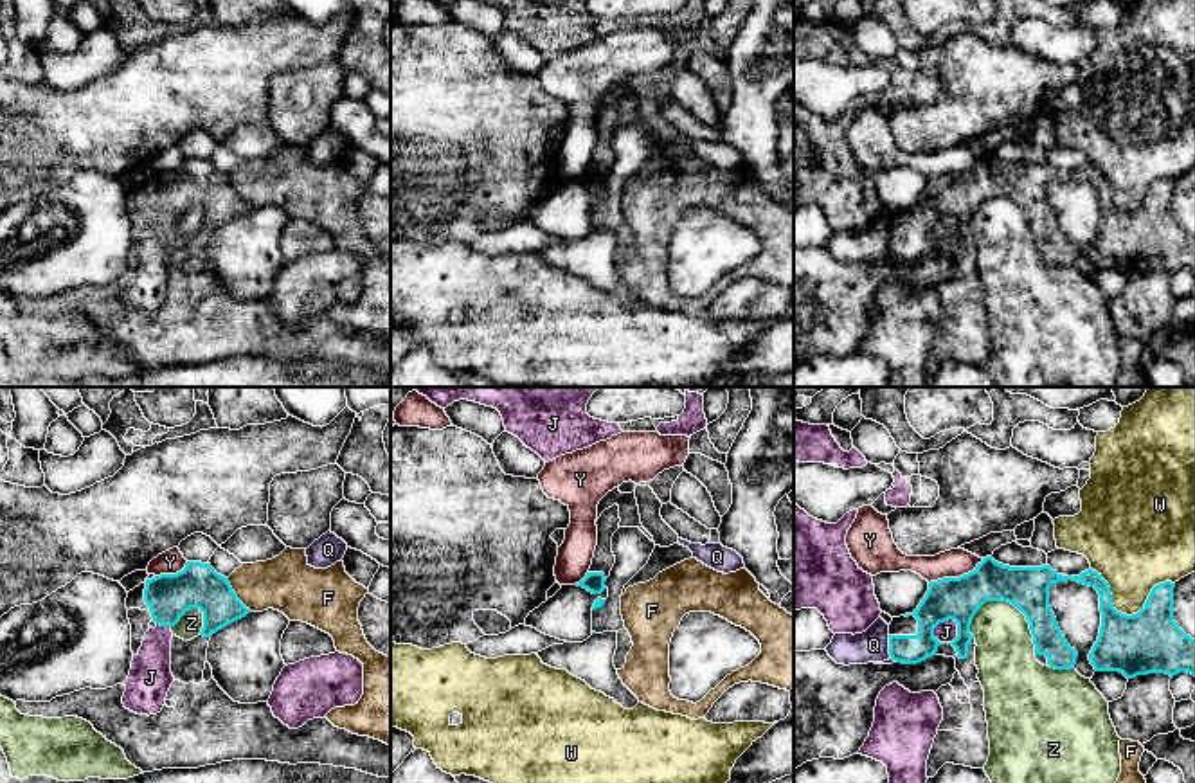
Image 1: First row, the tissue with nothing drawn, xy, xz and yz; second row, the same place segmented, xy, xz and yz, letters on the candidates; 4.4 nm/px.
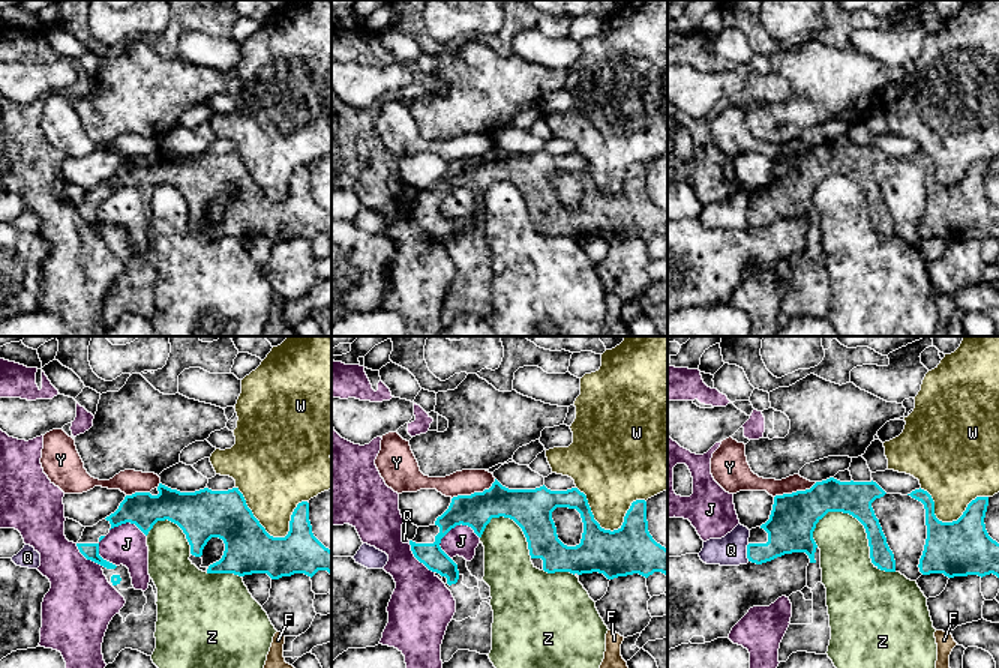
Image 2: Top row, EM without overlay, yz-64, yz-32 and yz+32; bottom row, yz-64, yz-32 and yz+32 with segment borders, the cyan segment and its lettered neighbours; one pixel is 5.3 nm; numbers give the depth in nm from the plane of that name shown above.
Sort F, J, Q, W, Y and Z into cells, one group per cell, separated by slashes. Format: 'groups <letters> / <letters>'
groups F / J / Q / W / Y / Z

